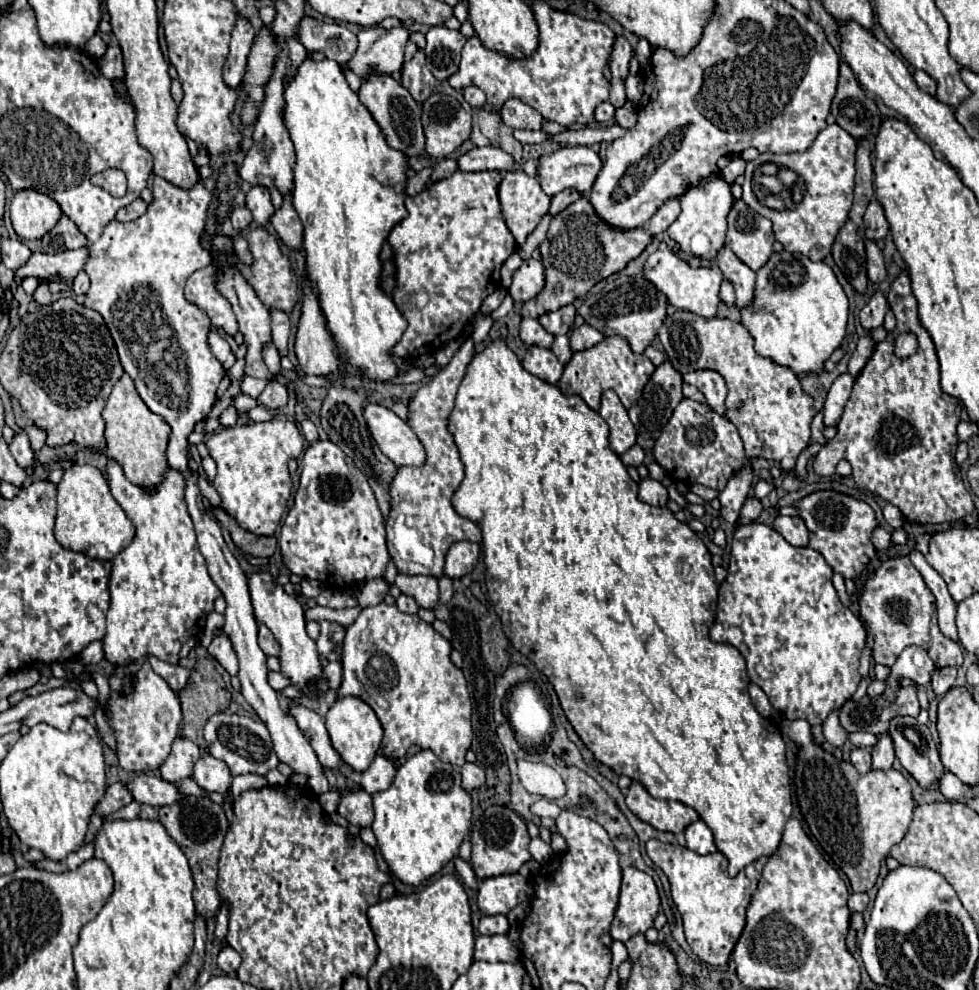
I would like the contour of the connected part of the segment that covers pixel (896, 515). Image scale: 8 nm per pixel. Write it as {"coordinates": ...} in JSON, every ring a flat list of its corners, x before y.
{"coordinates":[[888,503,884,506,882,512,885,520,891,527,895,529,902,527,904,517,896,506]]}

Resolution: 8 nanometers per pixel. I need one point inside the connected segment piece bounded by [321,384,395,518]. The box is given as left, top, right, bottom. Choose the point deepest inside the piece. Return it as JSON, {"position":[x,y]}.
{"position":[341,418]}

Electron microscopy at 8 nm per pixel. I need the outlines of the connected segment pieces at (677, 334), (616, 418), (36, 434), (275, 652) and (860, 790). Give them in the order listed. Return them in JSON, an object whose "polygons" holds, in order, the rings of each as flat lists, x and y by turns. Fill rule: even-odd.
{"polygons":[[[675,310,669,312,667,320,663,322,659,330,659,338,665,346,667,358,673,364,673,368,681,374,693,372,693,370,715,370,719,372,729,388,729,396,725,400,727,404,727,418,737,426,739,436,745,444,747,458,765,458,769,462,781,464,783,470,791,470,795,466,795,460,799,452,809,444,811,438,811,420,813,420,813,398,803,392,799,378,789,370,787,366,777,366,771,358,763,358,753,348,753,336,741,322,733,322,727,318,713,318,705,320,693,312]],[[613,390,603,392,599,414,611,428,611,432,609,432,609,448,621,456,623,452,627,452,635,444,637,430,631,424,625,406,621,404,619,396]],[[27,424,27,426,23,426,23,428,25,428,27,436,29,436,31,448,33,448,33,450,39,450,39,448,45,444,45,438,47,438,47,430,43,430,43,428,35,426,35,424]],[[259,626,259,646,267,656,279,656,279,644,267,626]],[[805,720,787,722,785,732,799,744,795,770,797,800,811,834,833,864,845,872,851,888,855,892,867,892,873,888,891,846,901,842,911,824,915,808,911,784,893,768,859,774,851,762,841,762,823,748,817,748,811,740,811,726]]]}

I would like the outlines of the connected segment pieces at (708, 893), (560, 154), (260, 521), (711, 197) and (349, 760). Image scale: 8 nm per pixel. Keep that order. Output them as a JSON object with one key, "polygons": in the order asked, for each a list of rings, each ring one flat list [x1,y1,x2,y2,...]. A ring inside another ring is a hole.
{"polygons":[[[649,840,647,854,667,874,671,882,671,896,681,912,685,936,693,952,707,964,727,964,729,954,745,928,745,910,749,906,751,894,757,890,763,864,757,860,741,870,735,878,729,878,727,858,721,852,701,856,685,846]],[[561,146,553,154,543,154,537,164,537,180,547,196,565,188,587,194,601,170,597,152,589,146]],[[269,420,251,426,221,428,211,434,205,444,217,464,213,484,223,500,223,510,247,532,273,536,293,488,287,460,297,458,303,452,303,436,297,424,291,420]],[[717,174,711,176,705,184,699,188,689,188,681,196,681,214,679,218,669,226,669,236,681,246,685,254,699,256,713,260,717,258,719,250,725,246,725,232,727,232,727,214,733,206,733,196,729,184]],[[347,696,347,698,339,698,327,712,325,716,325,726,331,738,331,746,337,750,337,754,341,756,341,760,353,770,353,772,363,772,369,768,369,764,373,762,381,740,383,740,383,728,379,724,379,718,375,716,373,708,367,706,361,698,355,696]]]}

